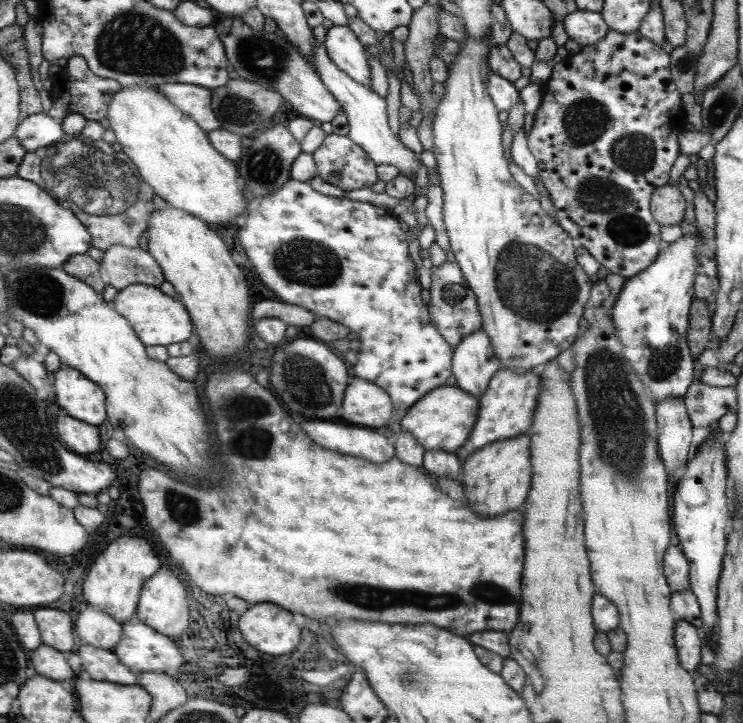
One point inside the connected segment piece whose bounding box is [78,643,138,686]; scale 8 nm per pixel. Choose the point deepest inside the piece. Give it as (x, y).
(98, 663)

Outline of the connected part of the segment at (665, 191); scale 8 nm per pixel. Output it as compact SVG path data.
M670 184L662 186L652 197L652 211L657 222L662 226L679 224L684 218L686 202L678 187Z

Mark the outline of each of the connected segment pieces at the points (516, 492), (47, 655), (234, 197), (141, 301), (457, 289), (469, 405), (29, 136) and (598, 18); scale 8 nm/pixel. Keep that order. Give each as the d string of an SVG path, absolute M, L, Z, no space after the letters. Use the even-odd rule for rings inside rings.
M529 433L474 451L465 460L462 472L466 494L470 494L470 506L474 506L478 514L506 514L510 510L519 510L533 484L532 440Z
M45 644L32 652L32 662L37 667L38 674L52 678L52 680L72 678L73 671L66 659L65 653Z
M130 86L114 94L110 101L110 129L116 136L116 149L128 154L138 165L142 178L154 188L168 206L185 210L188 214L210 224L226 224L238 214L244 215L246 200L238 190L238 170L230 159L210 142L209 135L193 119L179 110L166 95L154 87Z
M144 284L128 286L128 289L118 291L112 306L129 319L133 330L137 332L145 346L168 346L184 342L192 336L192 332L195 332L192 320L188 316L188 308L184 308L184 303L154 286Z
M445 261L442 265L432 267L431 270L431 297L427 308L437 330L449 341L450 346L455 347L470 334L482 329L482 316L476 295L470 290L469 282L456 261Z
M440 386L425 394L417 404L407 409L401 422L401 430L410 432L425 450L444 450L454 453L473 434L480 414L480 398L461 387Z
M48 113L22 117L14 138L21 140L28 152L57 143L64 134L61 123Z
M574 10L564 18L563 24L568 38L581 47L596 45L609 32L604 16L592 10Z

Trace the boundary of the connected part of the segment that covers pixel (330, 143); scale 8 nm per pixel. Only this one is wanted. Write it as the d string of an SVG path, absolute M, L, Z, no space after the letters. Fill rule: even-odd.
M328 134L322 146L314 151L312 155L316 163L317 175L325 182L346 192L372 188L379 180L376 170L378 164L348 135Z

